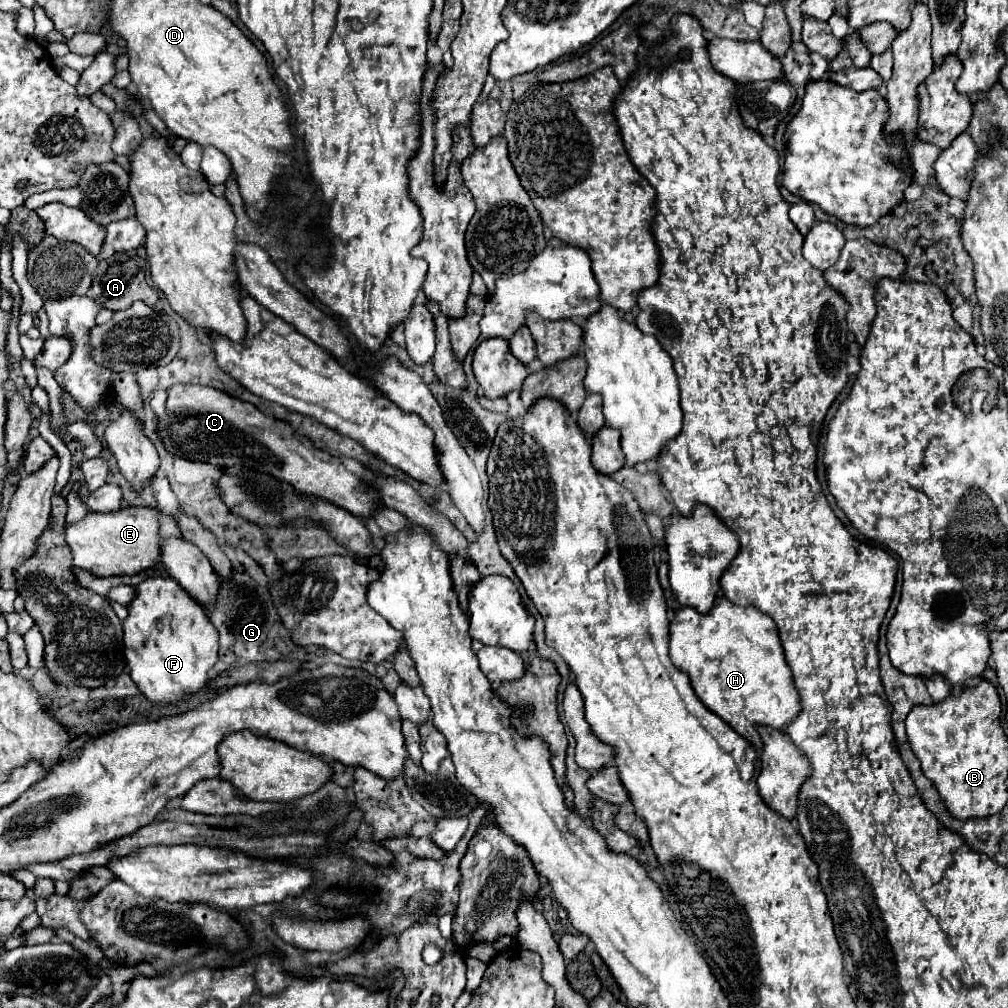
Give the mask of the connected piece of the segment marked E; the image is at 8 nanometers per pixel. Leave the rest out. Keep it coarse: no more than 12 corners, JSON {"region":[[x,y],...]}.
{"region":[[156,508],[90,512],[66,528],[94,576],[160,562]]}

